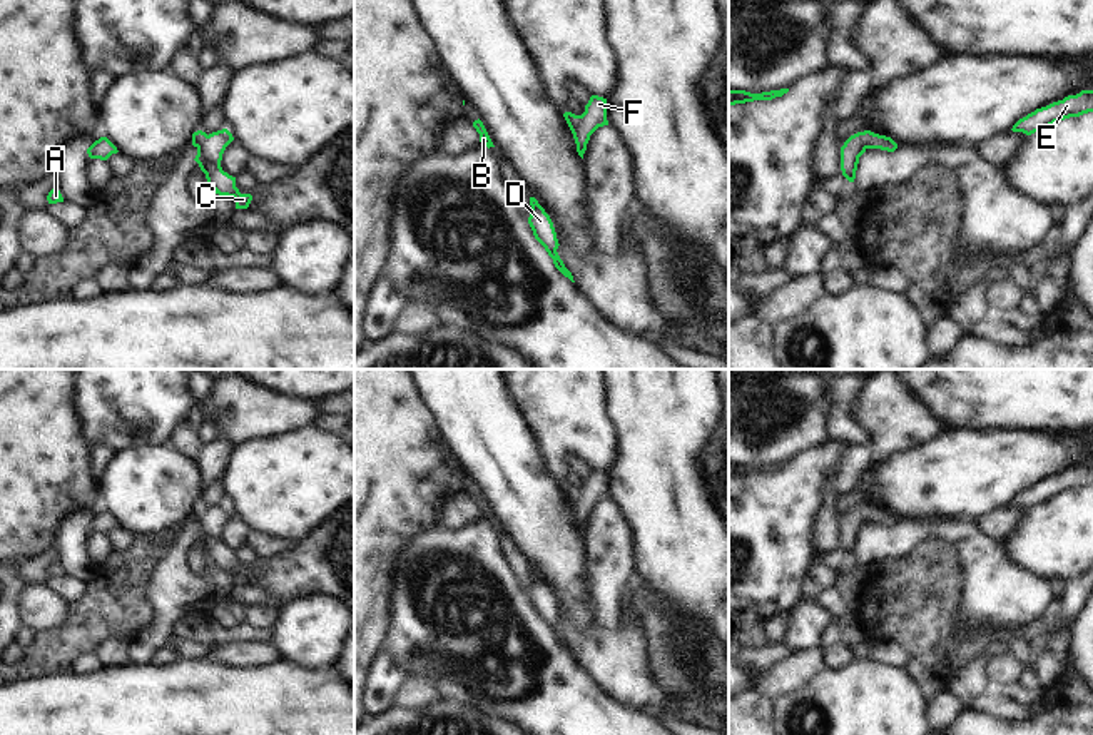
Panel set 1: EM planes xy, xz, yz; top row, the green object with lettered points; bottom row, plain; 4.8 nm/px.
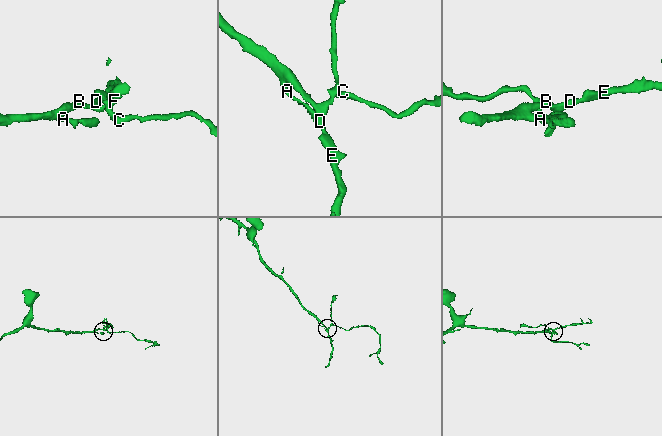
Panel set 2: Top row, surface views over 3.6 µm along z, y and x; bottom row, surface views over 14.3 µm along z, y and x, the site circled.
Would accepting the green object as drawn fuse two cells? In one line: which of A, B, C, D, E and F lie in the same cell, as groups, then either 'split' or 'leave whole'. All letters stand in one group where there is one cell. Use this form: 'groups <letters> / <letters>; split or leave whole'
groups A B C D E F; leave whole

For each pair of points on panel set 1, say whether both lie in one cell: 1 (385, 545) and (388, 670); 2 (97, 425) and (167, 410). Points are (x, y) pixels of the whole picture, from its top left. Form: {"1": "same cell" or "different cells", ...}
{"1": "different cells", "2": "same cell"}

